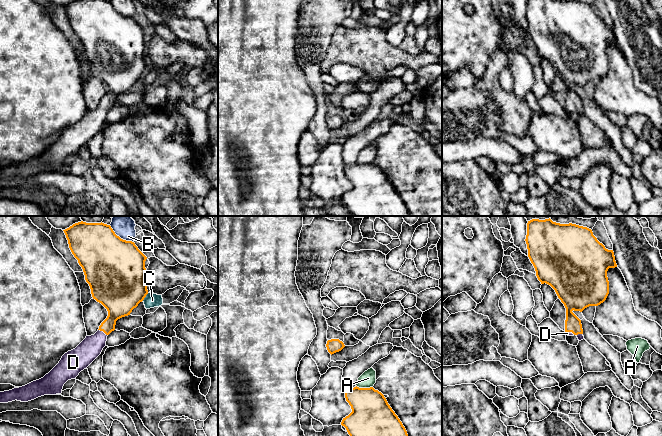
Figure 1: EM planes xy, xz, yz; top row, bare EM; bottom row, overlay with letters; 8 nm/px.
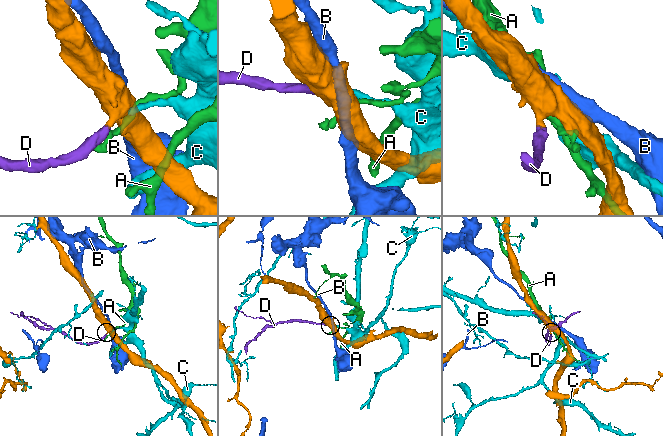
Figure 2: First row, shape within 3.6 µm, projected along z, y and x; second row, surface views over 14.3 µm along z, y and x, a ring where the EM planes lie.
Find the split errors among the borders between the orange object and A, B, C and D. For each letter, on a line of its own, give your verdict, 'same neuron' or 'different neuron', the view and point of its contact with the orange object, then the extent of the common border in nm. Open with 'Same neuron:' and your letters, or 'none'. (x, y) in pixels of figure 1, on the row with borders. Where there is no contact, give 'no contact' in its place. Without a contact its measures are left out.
Same neuron: D
A: different neuron; meets orange in xz at (364, 388); contact 140 nm long
B: different neuron; meets orange in xy at (119, 237); contact 240 nm long
C: different neuron; meets orange in xy at (145, 296); contact 80 nm long
D: same neuron; meets orange in xy at (103, 331); contact 90 nm long

